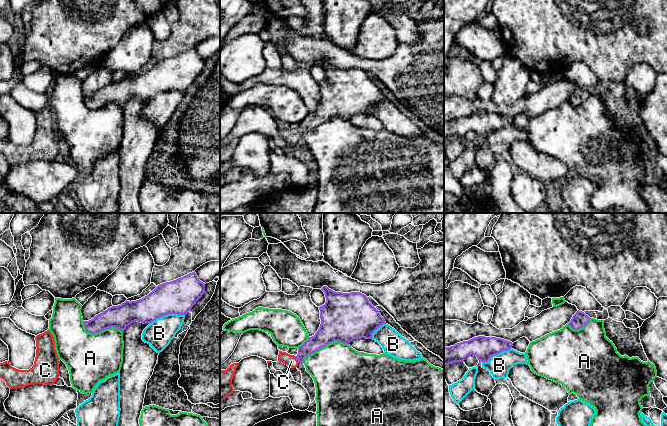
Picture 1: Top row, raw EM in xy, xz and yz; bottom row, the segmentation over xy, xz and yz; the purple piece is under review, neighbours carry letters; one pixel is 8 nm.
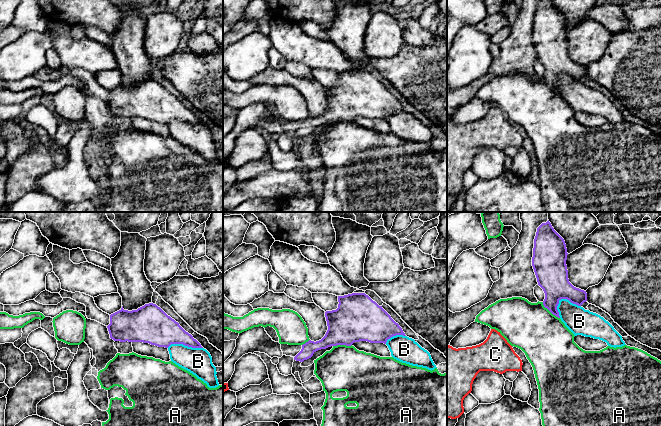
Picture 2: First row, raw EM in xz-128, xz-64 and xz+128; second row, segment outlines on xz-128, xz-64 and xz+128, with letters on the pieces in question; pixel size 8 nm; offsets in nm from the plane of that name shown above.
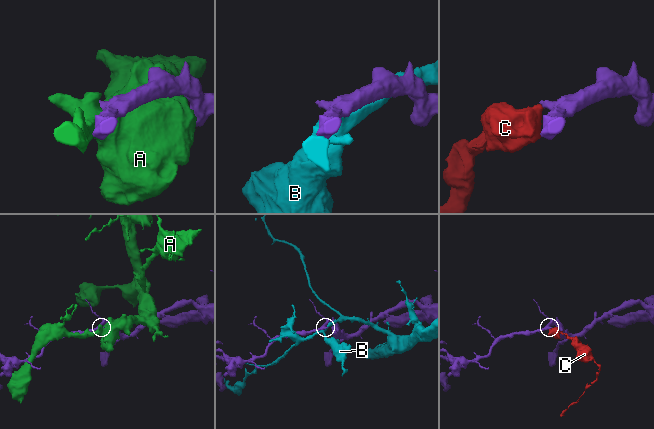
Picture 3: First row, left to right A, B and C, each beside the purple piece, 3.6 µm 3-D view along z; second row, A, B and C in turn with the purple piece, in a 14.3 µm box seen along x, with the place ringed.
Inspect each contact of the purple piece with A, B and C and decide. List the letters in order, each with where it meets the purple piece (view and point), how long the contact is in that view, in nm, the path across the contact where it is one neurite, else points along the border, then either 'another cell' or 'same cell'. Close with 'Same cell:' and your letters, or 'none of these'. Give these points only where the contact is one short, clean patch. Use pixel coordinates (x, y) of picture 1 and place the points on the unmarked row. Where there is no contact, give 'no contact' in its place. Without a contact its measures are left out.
A: contact xz (324, 122); length 400 nm; another cell
B: contact xy (167, 90); length 280 nm; another cell
C: contact xz (297, 135); length 70 nm; way xz (320, 115), (297, 135), (291, 137); same cell
Same cell: C

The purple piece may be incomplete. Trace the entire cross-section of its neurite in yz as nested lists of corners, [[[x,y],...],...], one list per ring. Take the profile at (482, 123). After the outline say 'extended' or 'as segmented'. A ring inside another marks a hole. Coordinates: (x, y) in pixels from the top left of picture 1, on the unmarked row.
[[[478,112],[454,122],[444,123],[444,143],[454,138],[464,138],[469,131],[477,133],[479,138],[488,138],[490,134],[511,125],[513,119],[501,114]]] | as segmented

